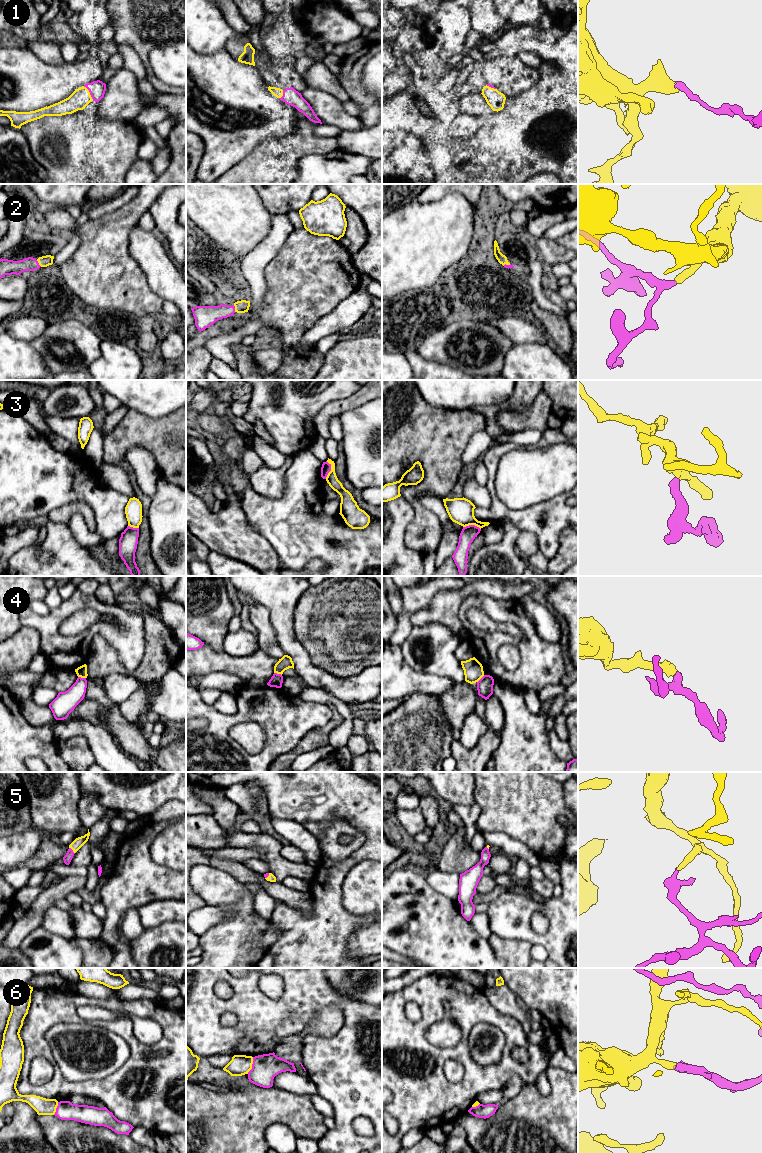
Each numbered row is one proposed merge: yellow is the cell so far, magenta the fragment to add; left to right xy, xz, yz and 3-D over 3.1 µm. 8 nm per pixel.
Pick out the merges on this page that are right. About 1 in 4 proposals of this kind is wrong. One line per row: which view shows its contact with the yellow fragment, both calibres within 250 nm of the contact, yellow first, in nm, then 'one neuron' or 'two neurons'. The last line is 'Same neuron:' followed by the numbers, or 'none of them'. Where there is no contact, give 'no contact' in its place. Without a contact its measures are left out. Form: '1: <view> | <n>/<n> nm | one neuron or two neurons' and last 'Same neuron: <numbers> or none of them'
1: xy | 160/130 nm | one neuron
2: xy | 90/130 nm | one neuron
3: xz | 100/80 nm | two neurons
4: xy | 90/170 nm | two neurons
5: xy | 80/70 nm | one neuron
6: xz | 160/220 nm | two neurons
Same neuron: 1, 2, 5

